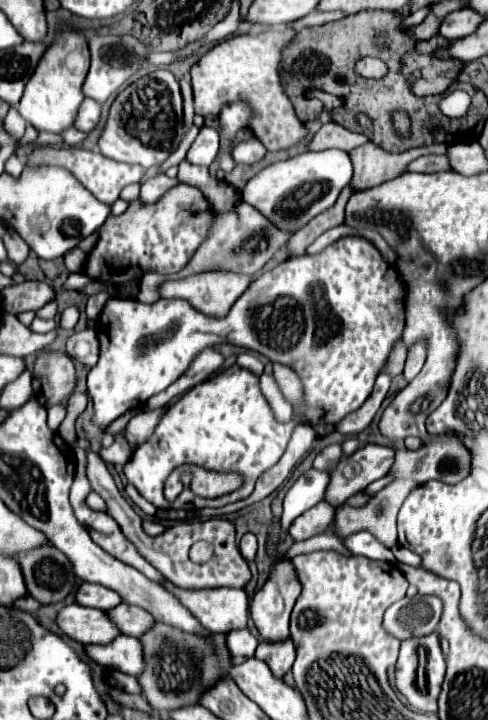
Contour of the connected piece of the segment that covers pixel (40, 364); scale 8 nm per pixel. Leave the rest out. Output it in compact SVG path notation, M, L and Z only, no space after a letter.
M41 352L33 370L33 394L39 404L65 404L75 388L75 366L69 356Z

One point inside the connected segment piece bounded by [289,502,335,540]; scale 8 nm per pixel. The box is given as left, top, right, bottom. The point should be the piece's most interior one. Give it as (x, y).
(308, 524)

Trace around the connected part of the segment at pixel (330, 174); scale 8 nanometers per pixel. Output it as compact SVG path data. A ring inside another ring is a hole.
M325 150L325 152L305 152L293 156L285 162L275 162L263 168L253 176L241 190L241 200L255 206L263 212L275 226L287 232L297 232L319 212L331 208L339 192L351 182L353 164L347 152L343 150Z

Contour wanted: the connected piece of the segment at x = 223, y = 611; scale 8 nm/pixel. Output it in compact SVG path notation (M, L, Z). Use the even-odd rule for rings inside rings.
M179 590L175 596L191 610L191 614L195 614L195 618L199 618L199 622L203 622L203 626L207 626L207 630L215 634L229 634L231 630L247 628L249 600L243 590L199 590L199 594L191 594L191 590Z

